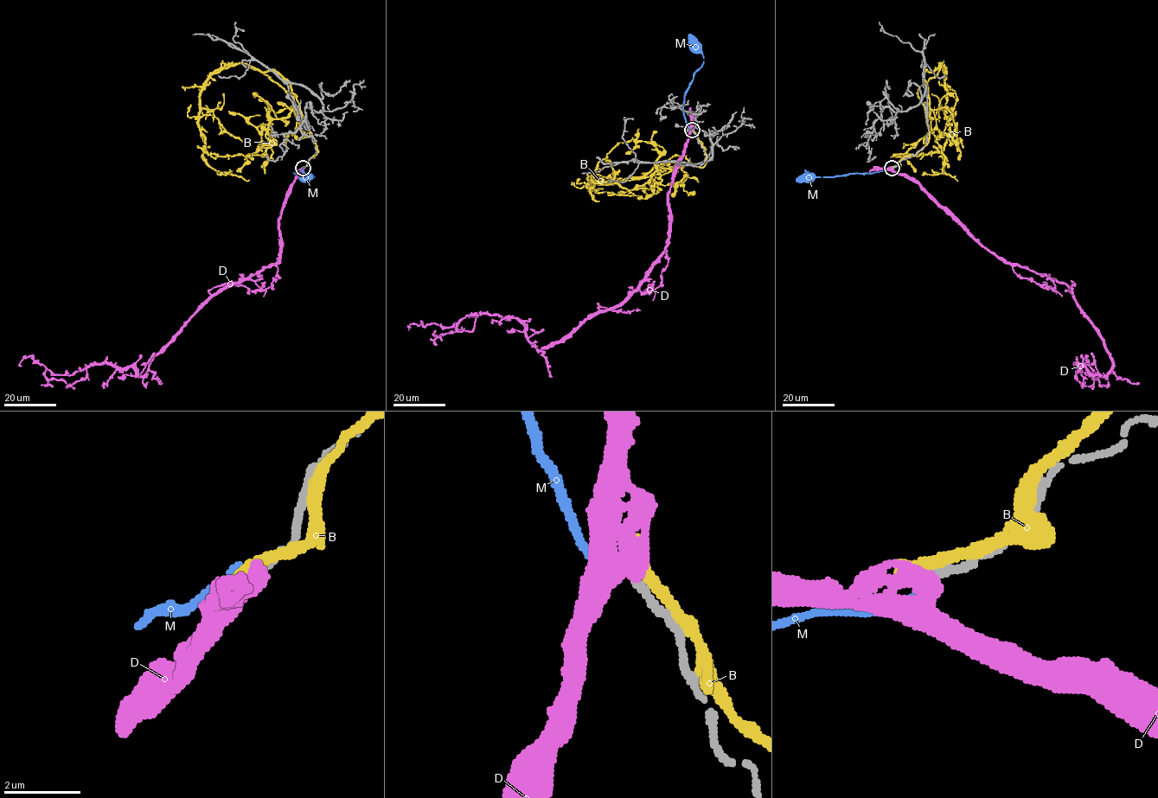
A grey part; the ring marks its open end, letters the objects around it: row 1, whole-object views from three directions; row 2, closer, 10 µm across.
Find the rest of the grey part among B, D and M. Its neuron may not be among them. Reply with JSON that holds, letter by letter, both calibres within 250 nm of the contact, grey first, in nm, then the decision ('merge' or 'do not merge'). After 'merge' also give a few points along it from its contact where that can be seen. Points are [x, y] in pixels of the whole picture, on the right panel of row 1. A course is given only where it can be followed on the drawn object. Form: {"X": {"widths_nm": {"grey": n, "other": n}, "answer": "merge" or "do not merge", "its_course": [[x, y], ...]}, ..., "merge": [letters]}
{"B": {"widths_nm": {"grey": 220, "other": 300}, "answer": "do not merge"}, "D": {"widths_nm": {"grey": 260, "other": 550}, "answer": "do not merge"}, "M": {"widths_nm": {"grey": 260, "other": 220}, "answer": "do not merge"}, "merge": []}

